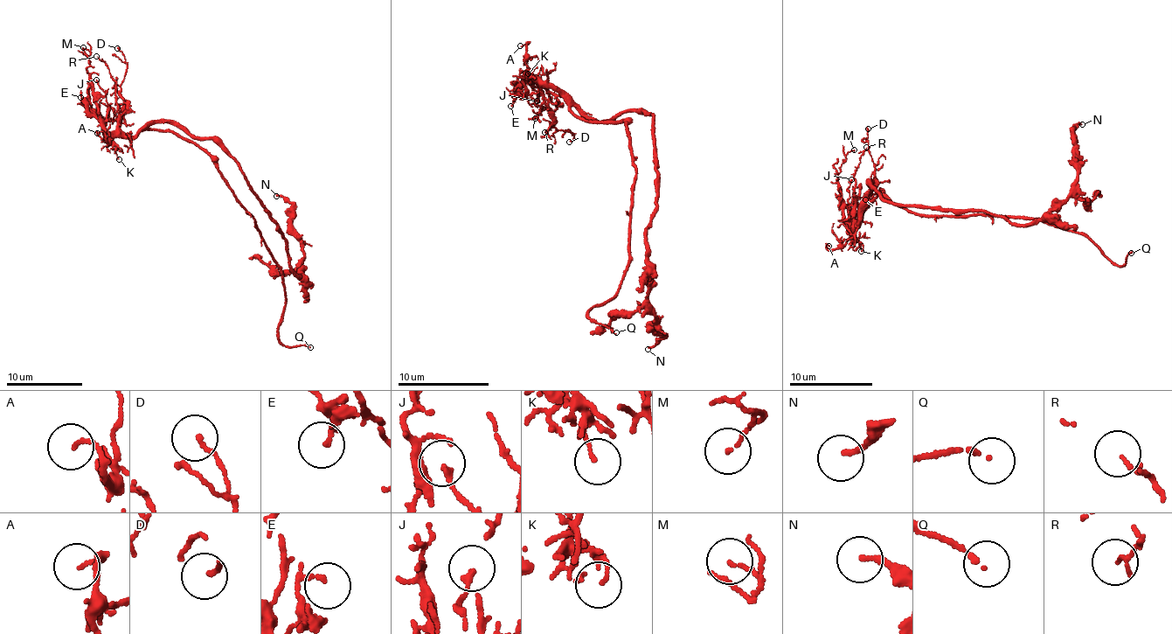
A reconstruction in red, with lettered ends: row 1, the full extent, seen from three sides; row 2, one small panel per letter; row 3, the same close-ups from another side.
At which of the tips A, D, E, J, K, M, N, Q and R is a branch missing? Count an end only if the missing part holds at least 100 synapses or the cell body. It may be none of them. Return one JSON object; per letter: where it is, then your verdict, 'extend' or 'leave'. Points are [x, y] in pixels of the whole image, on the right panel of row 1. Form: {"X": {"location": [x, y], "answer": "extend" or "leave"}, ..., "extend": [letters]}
{"A": {"location": [828, 246], "answer": "leave"}, "D": {"location": [868, 128], "answer": "leave"}, "E": {"location": [865, 199], "answer": "leave"}, "J": {"location": [851, 179], "answer": "leave"}, "K": {"location": [861, 251], "answer": "leave"}, "M": {"location": [854, 149], "answer": "leave"}, "N": {"location": [1082, 124], "answer": "leave"}, "Q": {"location": [1131, 253], "answer": "extend"}, "R": {"location": [866, 147], "answer": "leave"}, "extend": ["Q"]}

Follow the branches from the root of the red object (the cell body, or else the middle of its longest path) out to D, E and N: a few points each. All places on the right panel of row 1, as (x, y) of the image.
D: (869, 186), (874, 189), (878, 184), (872, 185), (860, 223), (874, 184), (868, 128)
E: (869, 186), (878, 184), (872, 185), (860, 223), (864, 209), (858, 198), (865, 199)
N: (869, 186), (898, 204), (979, 208), (1015, 223), (1037, 222), (1067, 198), (1077, 178), (1074, 129), (1082, 124)

